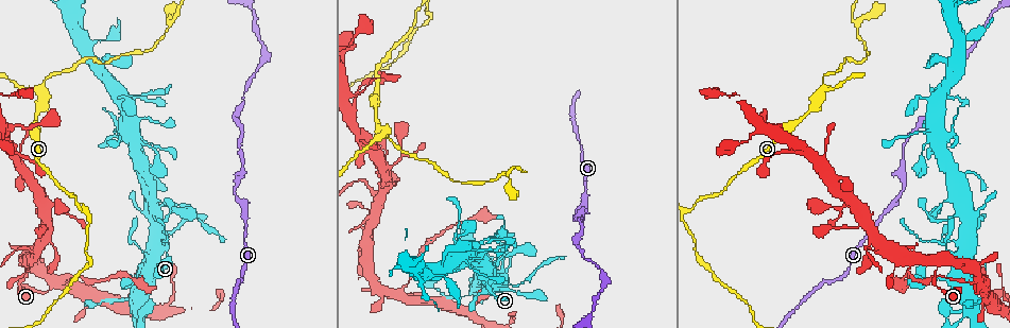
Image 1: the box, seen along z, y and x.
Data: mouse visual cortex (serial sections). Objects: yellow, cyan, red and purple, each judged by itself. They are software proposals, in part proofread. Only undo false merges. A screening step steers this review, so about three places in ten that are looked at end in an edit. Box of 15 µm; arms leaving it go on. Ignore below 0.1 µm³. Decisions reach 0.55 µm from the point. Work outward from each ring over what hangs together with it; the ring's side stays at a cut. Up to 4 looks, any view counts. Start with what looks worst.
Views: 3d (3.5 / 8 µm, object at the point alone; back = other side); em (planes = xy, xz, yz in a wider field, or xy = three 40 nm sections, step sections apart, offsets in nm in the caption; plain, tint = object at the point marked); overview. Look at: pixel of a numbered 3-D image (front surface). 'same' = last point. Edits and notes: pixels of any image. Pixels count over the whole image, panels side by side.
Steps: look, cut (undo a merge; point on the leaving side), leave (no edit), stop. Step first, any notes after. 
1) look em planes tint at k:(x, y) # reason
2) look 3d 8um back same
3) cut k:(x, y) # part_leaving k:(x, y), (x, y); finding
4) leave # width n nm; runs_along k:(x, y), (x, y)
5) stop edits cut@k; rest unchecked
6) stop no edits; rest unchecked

look 3d 8um at 1:(935, 281)

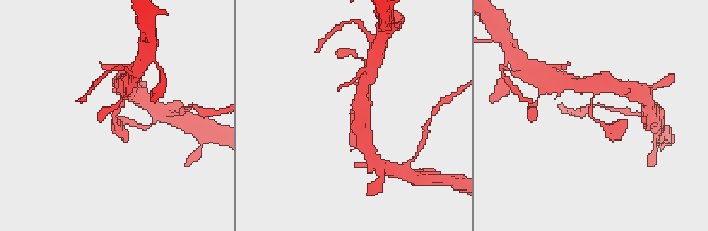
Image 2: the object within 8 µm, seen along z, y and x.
look 3d 3.5um at 2:(116, 113) # zoom in

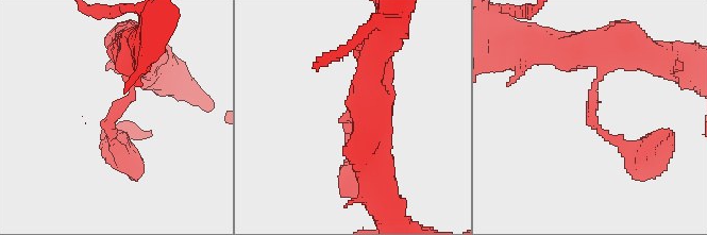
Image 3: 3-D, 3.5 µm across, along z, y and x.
leave # arm_widths 100, 300 nm; runs_along 3:(123, 154), (107, 122), (130, 99), (127, 56); continuous, no second cell

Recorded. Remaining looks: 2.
look 3d 3.5um at 1:(362, 181) # abrupt turn

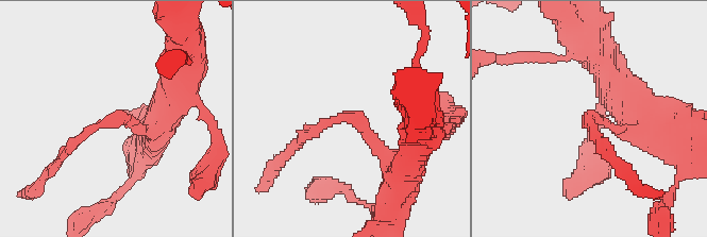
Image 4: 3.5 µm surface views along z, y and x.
look em xy step 5 tint at 4:(114, 116) # arm_widths 150, 200 nm

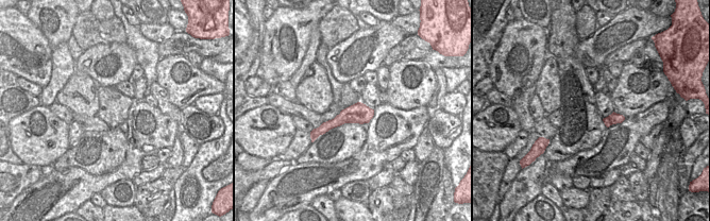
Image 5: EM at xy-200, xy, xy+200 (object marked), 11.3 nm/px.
leave # runs_along 5:(371, 112), (344, 116), (314, 134); continuous, no second cell

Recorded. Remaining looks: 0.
stop no edits; rest unchecked

